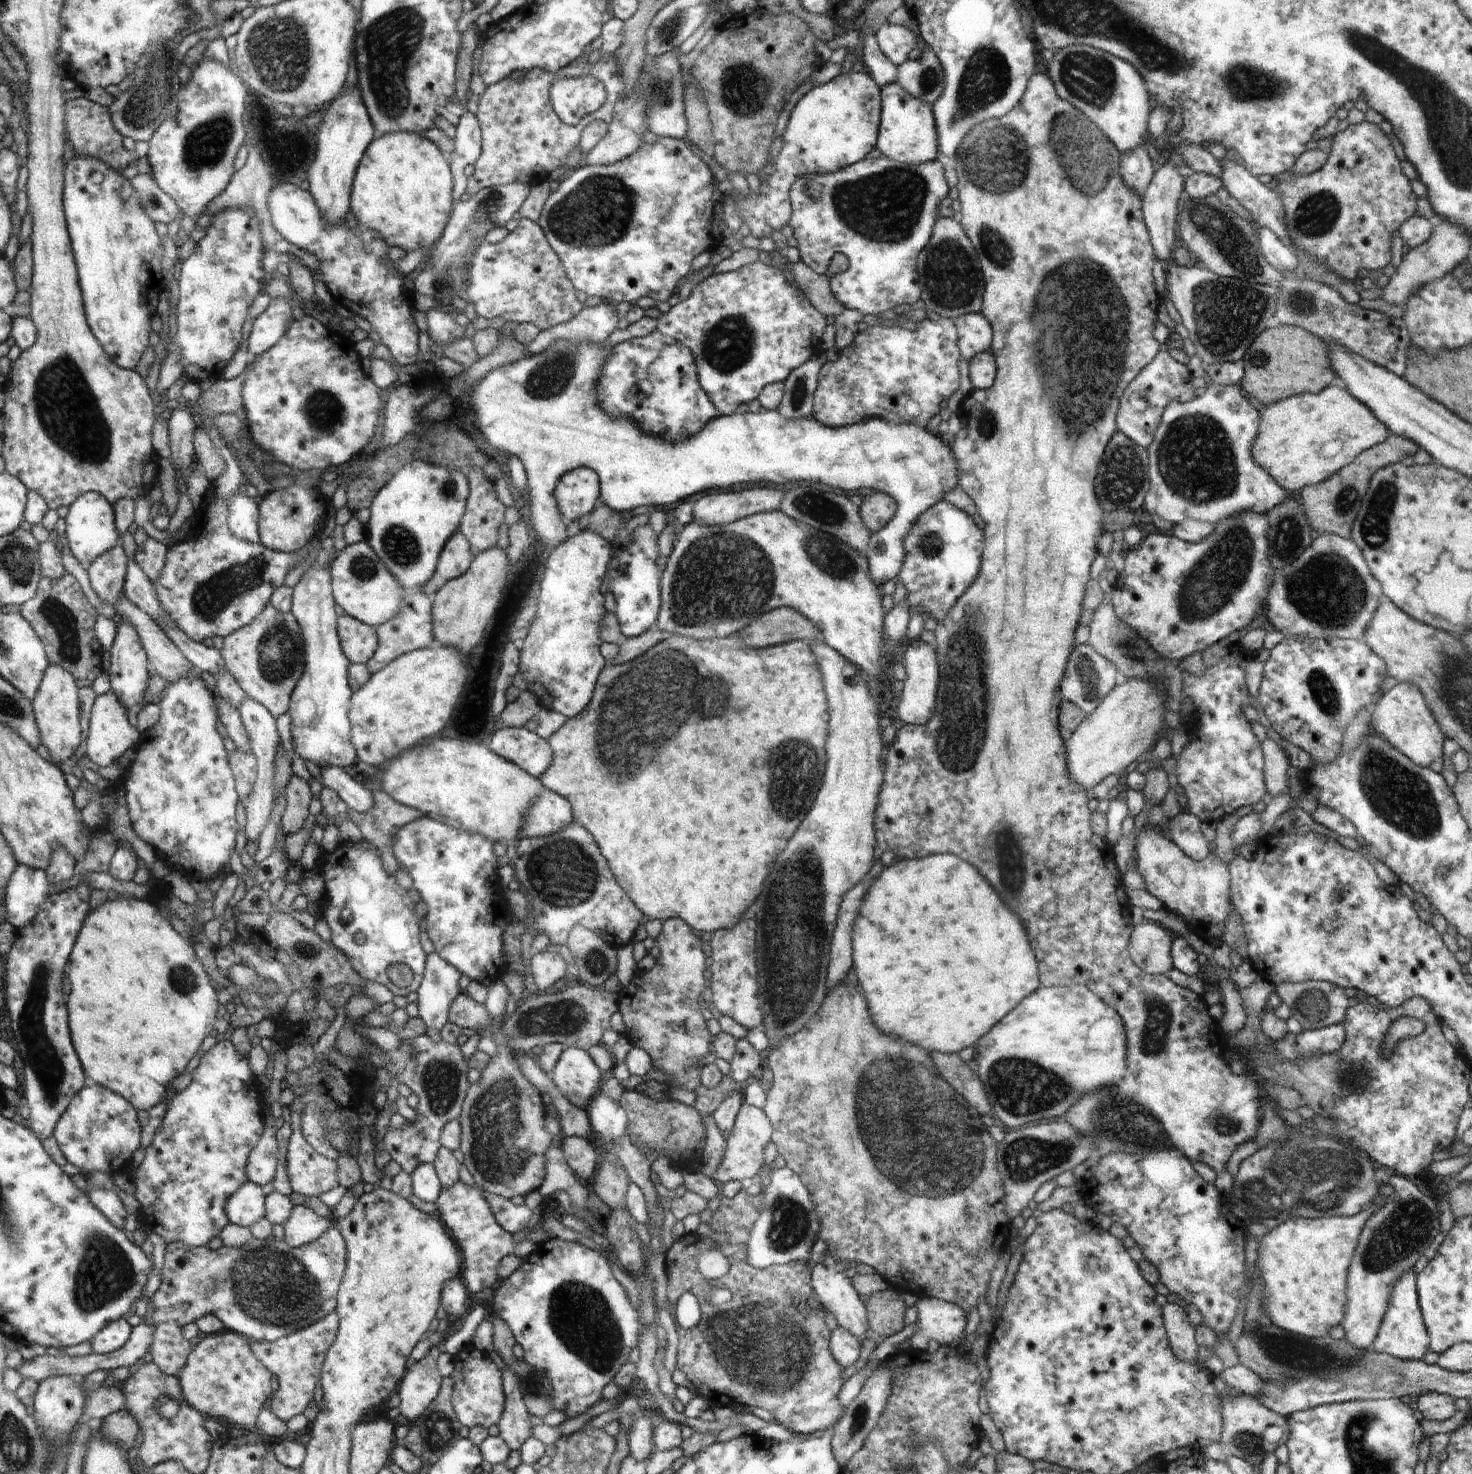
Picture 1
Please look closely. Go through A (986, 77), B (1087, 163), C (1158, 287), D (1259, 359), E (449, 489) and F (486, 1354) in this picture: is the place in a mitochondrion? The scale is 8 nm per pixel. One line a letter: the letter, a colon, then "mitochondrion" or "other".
A: mitochondrion
B: mitochondrion
C: other
D: mitochondrion
E: mitochondrion
F: other

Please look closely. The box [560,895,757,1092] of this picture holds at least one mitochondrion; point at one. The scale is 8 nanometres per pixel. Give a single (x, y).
(595, 961)

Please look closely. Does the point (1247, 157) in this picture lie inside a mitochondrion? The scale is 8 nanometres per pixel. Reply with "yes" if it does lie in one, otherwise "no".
no

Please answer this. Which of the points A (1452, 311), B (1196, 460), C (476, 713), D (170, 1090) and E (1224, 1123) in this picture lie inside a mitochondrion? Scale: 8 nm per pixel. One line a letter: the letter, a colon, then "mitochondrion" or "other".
A: other
B: mitochondrion
C: mitochondrion
D: other
E: mitochondrion

